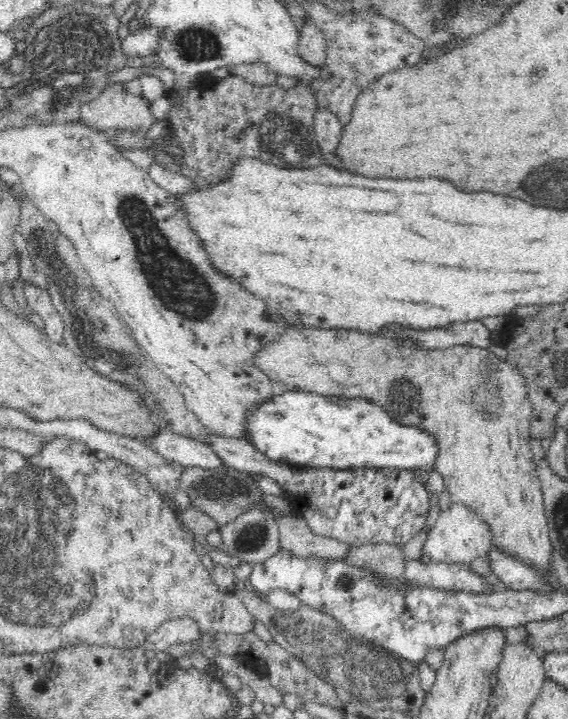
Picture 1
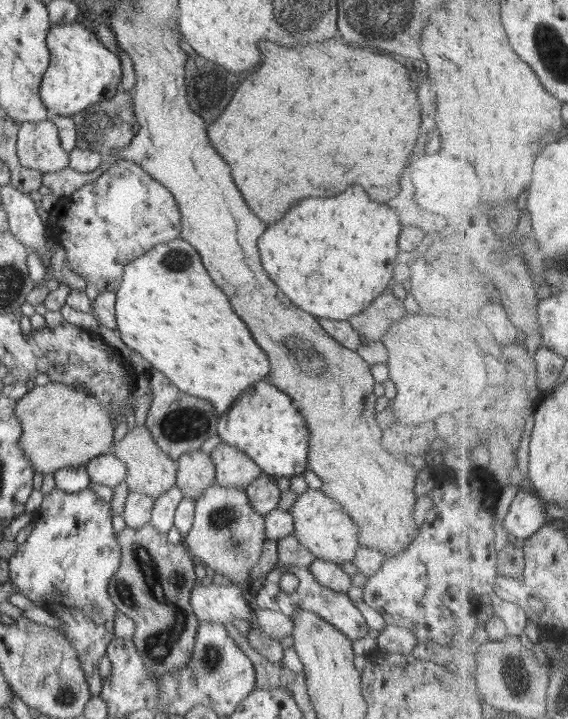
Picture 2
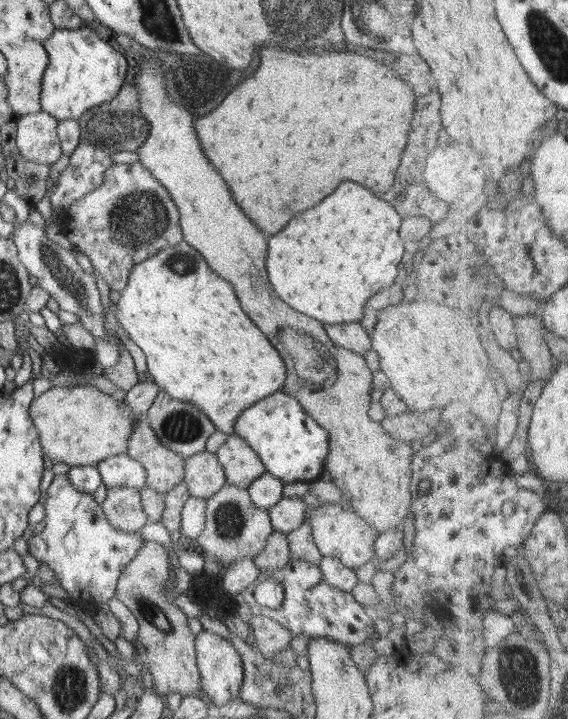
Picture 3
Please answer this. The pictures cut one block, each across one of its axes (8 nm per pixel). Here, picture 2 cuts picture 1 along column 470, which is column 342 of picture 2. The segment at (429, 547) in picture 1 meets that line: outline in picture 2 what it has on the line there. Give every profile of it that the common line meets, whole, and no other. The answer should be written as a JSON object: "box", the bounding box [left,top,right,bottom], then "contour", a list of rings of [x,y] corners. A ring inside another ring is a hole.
{"box":[289,489,360,563],"contour":[[[308,489],[299,494],[294,504],[290,507],[289,513],[293,516],[293,533],[298,537],[300,544],[303,544],[315,556],[316,559],[323,559],[339,563],[354,560],[357,550],[360,548],[358,539],[358,527],[348,516],[340,503],[333,498],[326,496],[322,491]]]}

